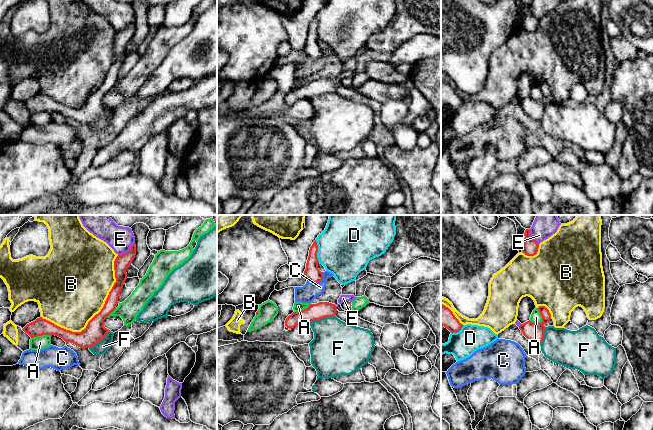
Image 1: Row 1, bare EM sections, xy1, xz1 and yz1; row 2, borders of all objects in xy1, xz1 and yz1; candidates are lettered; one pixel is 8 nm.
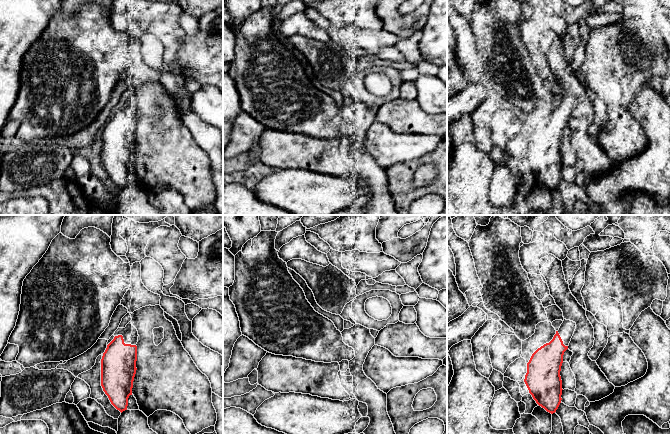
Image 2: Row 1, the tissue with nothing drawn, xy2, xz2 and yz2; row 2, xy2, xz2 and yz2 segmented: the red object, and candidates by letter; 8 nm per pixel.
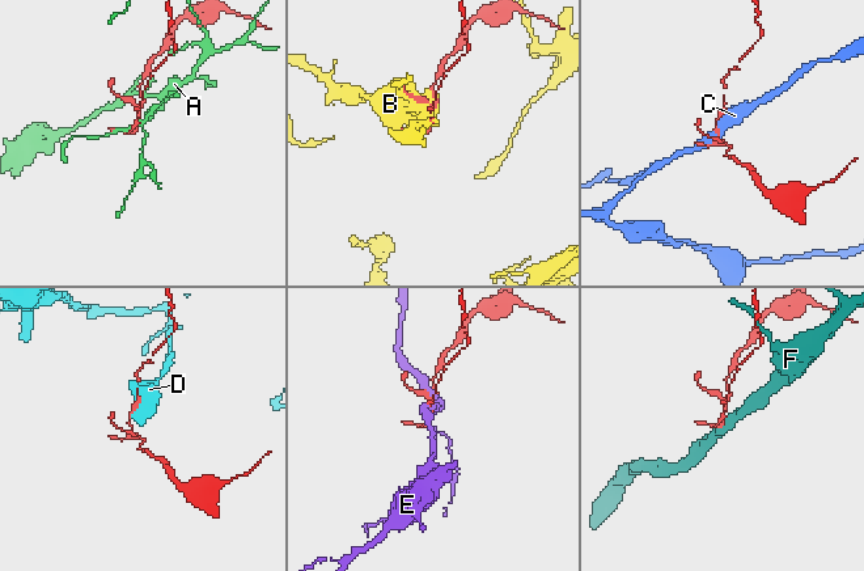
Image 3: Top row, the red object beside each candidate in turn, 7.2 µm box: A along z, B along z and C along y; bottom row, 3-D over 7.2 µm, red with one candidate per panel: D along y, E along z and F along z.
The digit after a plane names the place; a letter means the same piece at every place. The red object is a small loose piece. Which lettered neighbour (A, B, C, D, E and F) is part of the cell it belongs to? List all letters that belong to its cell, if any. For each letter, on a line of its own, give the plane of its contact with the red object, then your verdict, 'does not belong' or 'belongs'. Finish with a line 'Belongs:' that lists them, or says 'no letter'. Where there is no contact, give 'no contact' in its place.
A: contact in yz1; does not belong
B: contact in xy1; does not belong
C: contact in xz1; does not belong
D: contact in xz1; does not belong
E: contact in xy1; does not belong
F: contact in xz1; does not belong
Belongs: no letter

